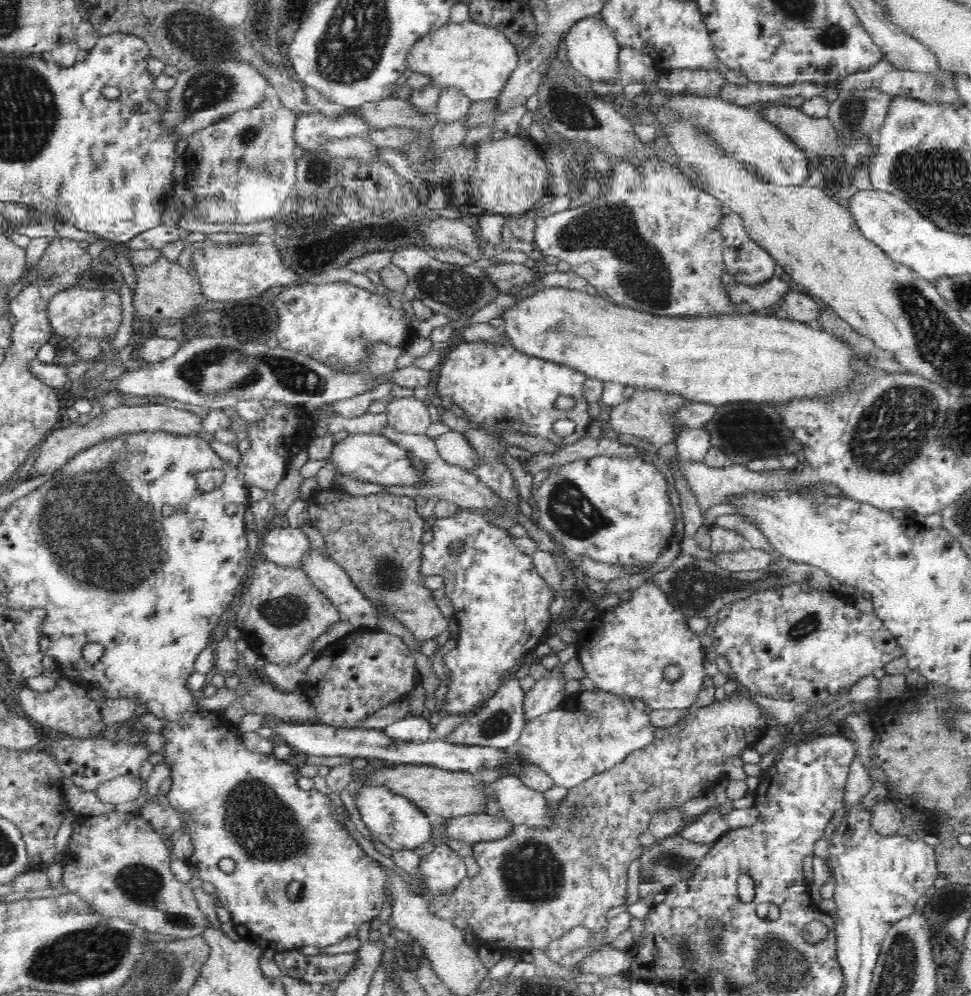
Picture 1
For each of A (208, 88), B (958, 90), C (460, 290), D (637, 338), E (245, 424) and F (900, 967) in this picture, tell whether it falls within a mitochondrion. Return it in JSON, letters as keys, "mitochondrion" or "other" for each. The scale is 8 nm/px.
{"A":"mitochondrion","B":"other","C":"mitochondrion","D":"other","E":"other","F":"mitochondrion"}

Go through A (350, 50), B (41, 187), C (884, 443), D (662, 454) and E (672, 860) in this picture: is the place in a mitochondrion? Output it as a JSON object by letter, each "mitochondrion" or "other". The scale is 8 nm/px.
{"A":"mitochondrion","B":"other","C":"mitochondrion","D":"other","E":"mitochondrion"}

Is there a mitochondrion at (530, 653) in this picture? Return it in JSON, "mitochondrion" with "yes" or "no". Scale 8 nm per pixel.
{"mitochondrion":"no"}

